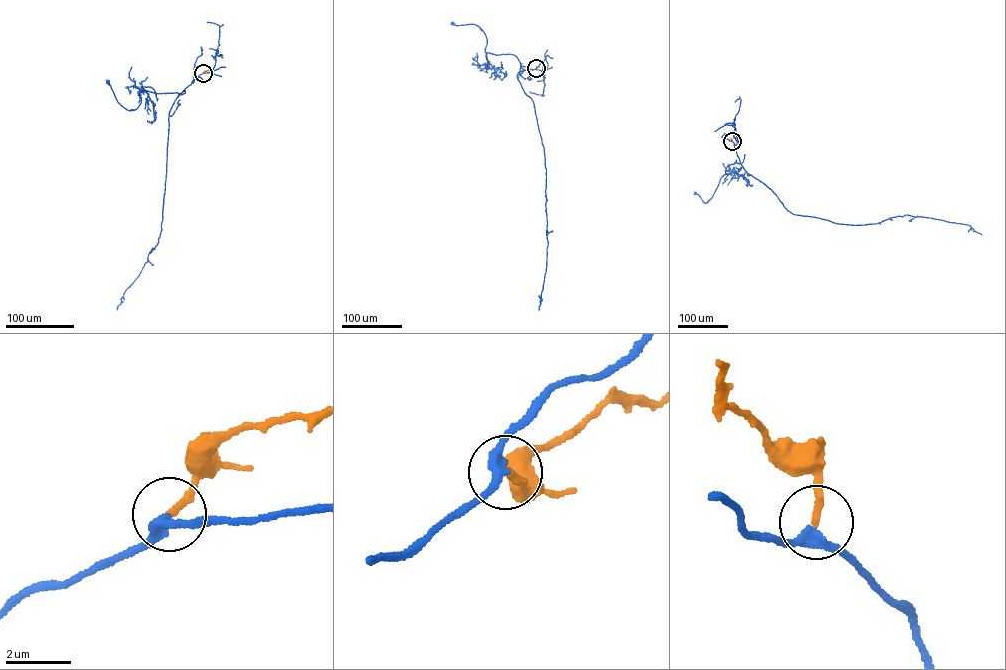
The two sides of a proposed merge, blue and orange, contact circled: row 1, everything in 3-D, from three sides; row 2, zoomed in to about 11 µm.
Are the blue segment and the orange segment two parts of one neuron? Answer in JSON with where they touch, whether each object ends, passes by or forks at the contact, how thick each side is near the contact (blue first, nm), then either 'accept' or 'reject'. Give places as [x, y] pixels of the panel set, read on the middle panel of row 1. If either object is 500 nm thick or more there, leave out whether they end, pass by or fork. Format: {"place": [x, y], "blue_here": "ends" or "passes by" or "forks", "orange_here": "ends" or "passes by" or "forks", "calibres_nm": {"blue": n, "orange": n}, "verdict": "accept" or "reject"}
{"place": [536, 68], "blue_here": "passes by", "orange_here": "ends", "calibres_nm": {"blue": 280, "orange": 220}, "verdict": "reject"}

